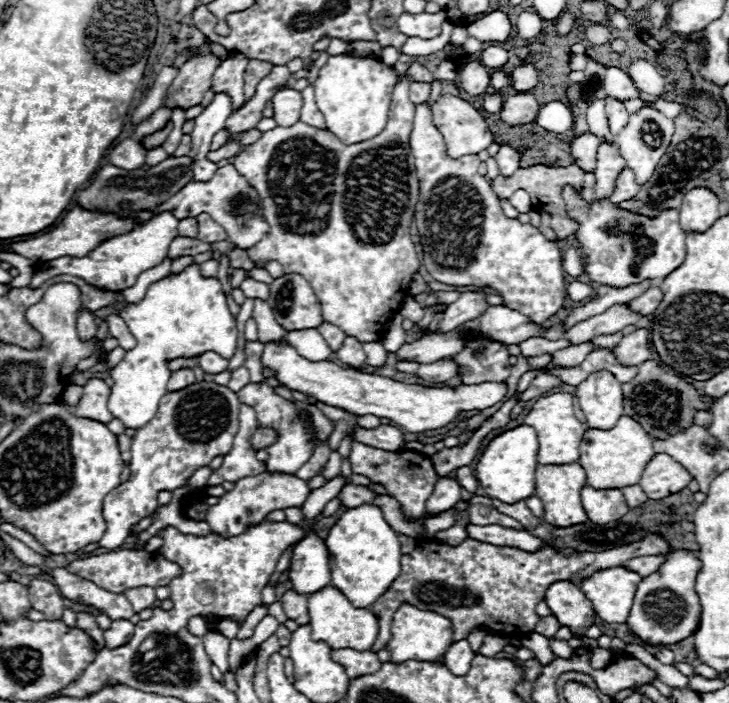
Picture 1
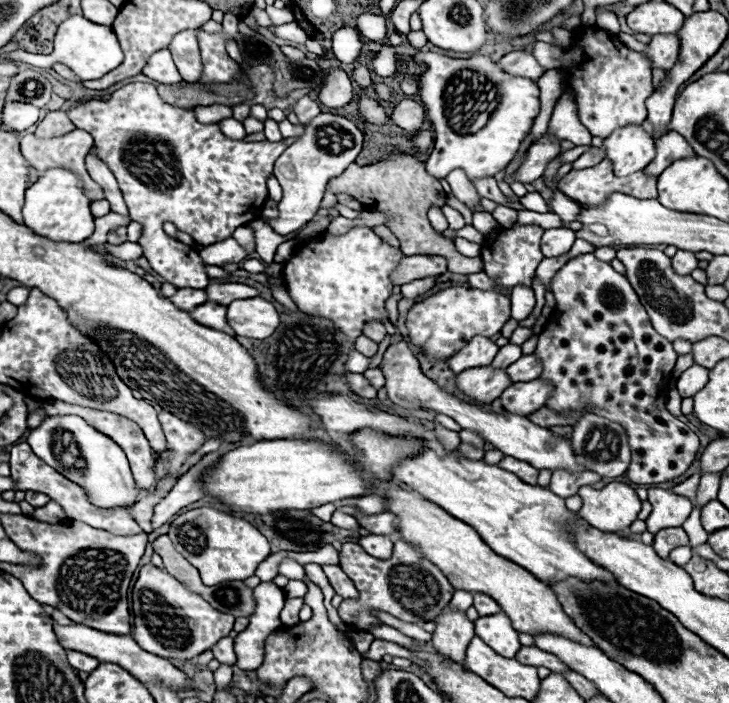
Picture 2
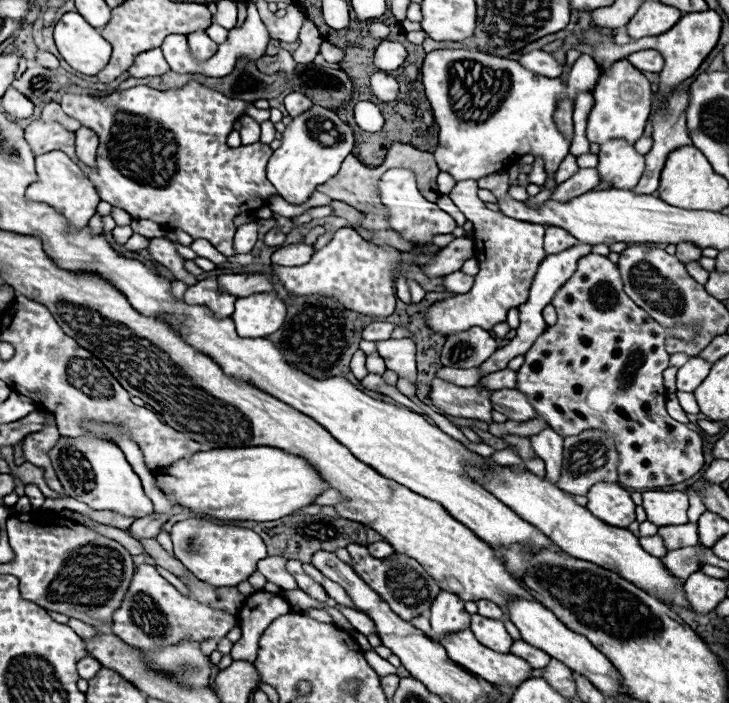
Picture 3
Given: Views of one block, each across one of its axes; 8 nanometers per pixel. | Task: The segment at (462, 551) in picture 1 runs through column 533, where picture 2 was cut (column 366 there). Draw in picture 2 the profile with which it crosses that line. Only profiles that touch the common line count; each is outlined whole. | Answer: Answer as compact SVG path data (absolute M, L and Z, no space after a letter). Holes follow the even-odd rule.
M406 540L394 542L394 552L390 558L380 560L362 550L356 542L344 542L340 550L340 568L348 574L358 590L356 600L344 600L338 608L340 618L356 628L356 630L370 630L372 626L380 626L382 622L372 614L372 610L388 612L394 618L410 624L424 624L434 620L448 608L454 588L448 578L442 574L438 566L434 566L424 554Z

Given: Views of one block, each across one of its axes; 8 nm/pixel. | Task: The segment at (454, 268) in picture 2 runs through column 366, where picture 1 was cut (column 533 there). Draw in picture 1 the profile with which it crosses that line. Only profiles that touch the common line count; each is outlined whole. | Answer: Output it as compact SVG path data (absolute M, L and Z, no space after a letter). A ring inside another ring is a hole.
M536 164L536 166L528 166L528 168L520 168L516 170L516 174L512 176L496 176L492 180L492 188L500 198L510 198L510 194L514 194L516 190L526 190L530 194L532 206L536 212L546 212L550 214L550 226L556 232L556 242L568 238L570 234L574 234L574 230L578 228L576 222L572 222L566 216L564 210L564 200L562 200L562 186L564 184L572 184L576 188L580 188L584 184L584 170L580 170L578 164L570 164L570 166L562 166L562 168L554 168L554 166L544 166L544 164Z

